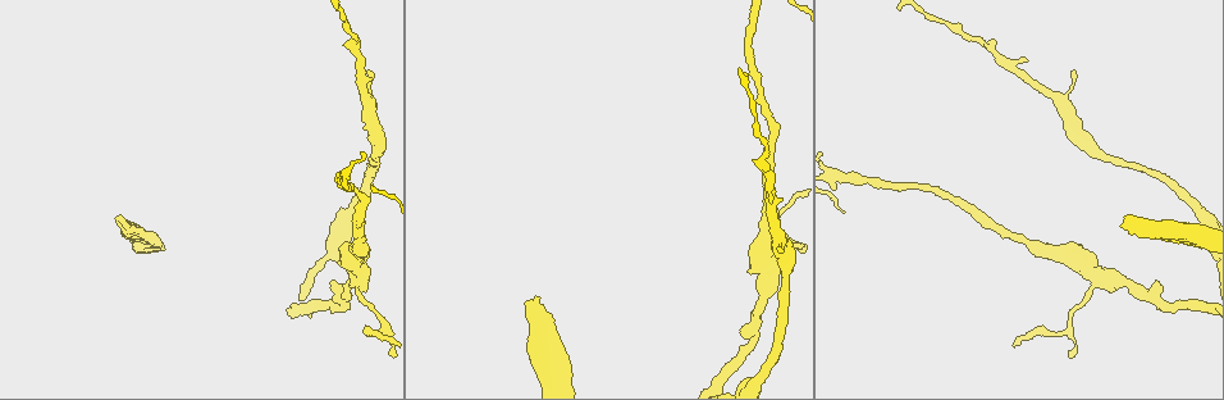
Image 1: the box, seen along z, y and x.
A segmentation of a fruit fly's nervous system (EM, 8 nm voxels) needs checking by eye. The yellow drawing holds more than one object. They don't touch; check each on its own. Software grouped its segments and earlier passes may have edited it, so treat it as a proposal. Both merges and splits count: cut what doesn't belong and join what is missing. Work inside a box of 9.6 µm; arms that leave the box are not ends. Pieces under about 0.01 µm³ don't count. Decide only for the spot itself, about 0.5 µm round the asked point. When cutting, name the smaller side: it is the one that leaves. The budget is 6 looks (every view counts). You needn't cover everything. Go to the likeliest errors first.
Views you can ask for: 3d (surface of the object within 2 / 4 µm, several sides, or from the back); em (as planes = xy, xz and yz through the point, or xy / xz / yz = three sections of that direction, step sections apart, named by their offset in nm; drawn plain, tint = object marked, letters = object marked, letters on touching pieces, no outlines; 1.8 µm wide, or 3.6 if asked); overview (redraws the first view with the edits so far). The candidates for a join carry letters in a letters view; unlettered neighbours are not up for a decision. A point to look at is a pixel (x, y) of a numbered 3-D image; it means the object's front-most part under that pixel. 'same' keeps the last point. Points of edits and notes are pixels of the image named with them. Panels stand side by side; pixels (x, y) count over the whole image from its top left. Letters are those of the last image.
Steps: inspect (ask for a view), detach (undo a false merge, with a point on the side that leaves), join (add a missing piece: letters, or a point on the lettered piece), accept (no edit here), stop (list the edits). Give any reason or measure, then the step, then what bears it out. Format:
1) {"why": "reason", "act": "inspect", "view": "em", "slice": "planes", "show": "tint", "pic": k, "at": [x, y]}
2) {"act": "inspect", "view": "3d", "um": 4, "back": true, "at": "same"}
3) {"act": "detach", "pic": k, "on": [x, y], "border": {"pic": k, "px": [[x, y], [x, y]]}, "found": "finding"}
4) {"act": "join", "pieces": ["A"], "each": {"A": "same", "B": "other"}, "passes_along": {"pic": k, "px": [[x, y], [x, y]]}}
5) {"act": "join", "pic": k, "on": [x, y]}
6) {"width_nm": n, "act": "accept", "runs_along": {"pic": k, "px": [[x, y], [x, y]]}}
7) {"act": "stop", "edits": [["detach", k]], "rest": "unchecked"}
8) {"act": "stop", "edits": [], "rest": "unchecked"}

{"why": "sudden change in width", "act": "inspect", "view": "3d", "um": 2, "pic": 1, "at": [779, 237]}

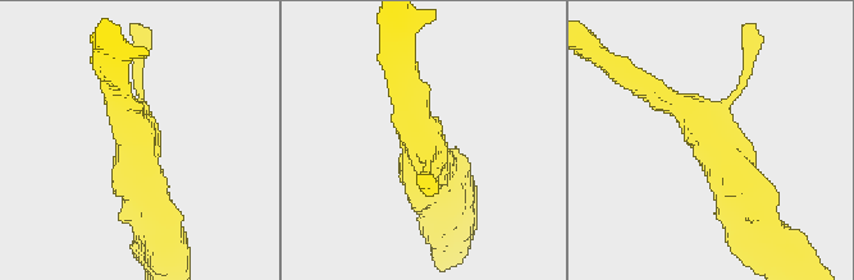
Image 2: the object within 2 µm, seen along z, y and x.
{"why": "shape alone is not enough", "act": "inspect", "view": "em", "slice": "xz", "step": 8, "show": "tint", "pic": 2, "at": [423, 137]}

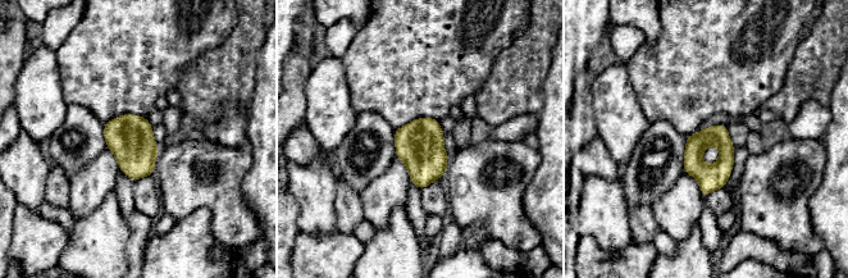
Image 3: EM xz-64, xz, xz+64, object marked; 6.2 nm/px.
{"act": "inspect", "view": "em", "slice": "planes", "show": "letters", "at": "same"}

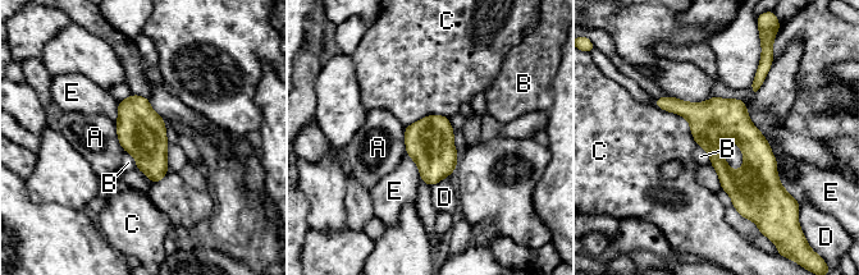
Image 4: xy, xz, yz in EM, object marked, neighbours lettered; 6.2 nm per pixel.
{"longest_contact_nm": ["C", 380], "act": "accept", "each": {"A": "other", "B": "other", "C": "other", "D": "other", "E": "other"}, "runs_along": {"pic": 4, "px": [[657, 101], [712, 136], [744, 210]]}, "found": "all the same neuron"}

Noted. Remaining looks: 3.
{"why": "thick end", "act": "inspect", "view": "em", "slice": "yz", "step": 16, "show": "tint", "pic": 1, "at": [569, 360]}

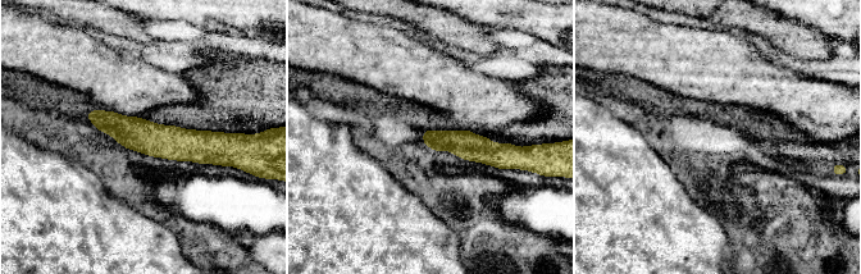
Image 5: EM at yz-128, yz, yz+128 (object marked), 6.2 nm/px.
{"act": "inspect", "view": "em", "slice": "planes", "show": "letters", "at": "same"}

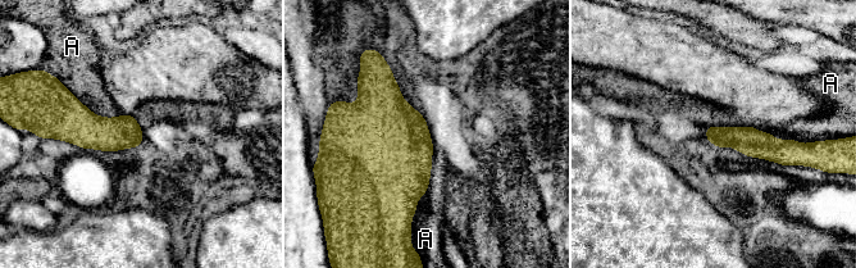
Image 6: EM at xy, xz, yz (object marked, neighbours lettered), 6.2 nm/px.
{"act": "accept", "each": {"A": "other"}, "border": {"pic": 6, "px": [[64, 86], [94, 113], [122, 116]]}, "found": "none of them fits"}

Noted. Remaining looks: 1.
{"act": "stop", "edits": [], "rest": "unchecked"}

